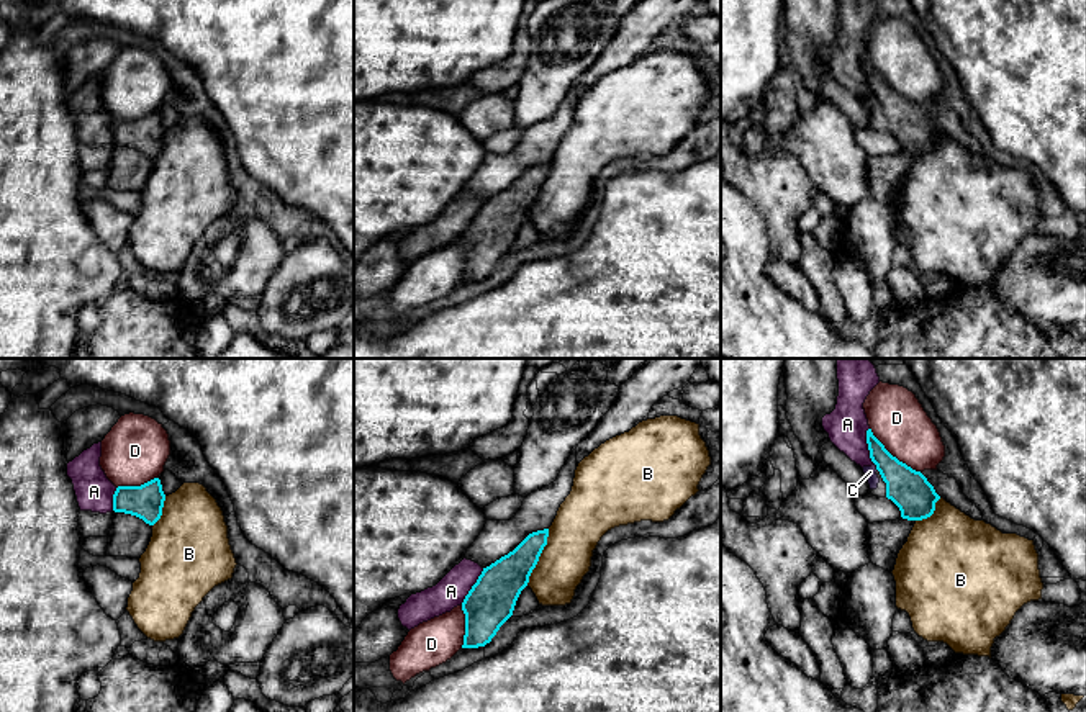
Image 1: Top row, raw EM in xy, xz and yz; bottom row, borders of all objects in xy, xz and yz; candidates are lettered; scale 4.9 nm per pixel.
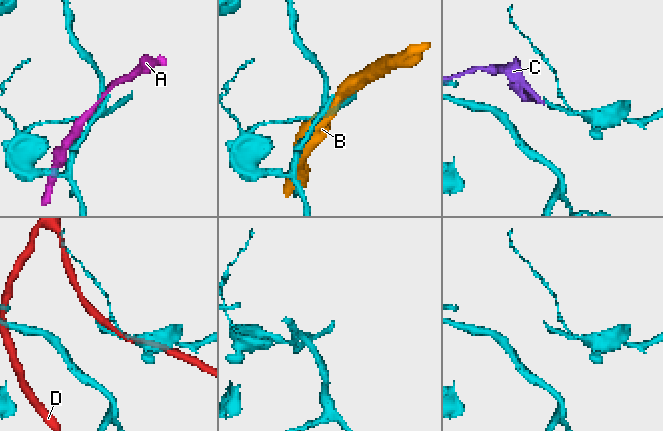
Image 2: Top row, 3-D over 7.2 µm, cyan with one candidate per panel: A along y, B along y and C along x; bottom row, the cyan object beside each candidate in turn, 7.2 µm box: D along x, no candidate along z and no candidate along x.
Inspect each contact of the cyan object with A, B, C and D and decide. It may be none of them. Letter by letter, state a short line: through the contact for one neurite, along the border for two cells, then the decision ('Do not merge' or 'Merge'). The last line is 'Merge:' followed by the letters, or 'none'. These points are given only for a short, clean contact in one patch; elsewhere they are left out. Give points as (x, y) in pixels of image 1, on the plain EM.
A: Do not merge
B: Do not merge
C: Line: yz (909, 123), (886, 100), (877, 100), (870, 105). Merge
D: Do not merge
Merge: C

